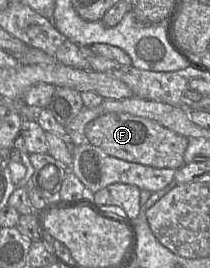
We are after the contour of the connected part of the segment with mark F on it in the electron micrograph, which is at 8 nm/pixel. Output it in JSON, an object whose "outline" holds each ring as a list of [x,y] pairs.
{"outline":[[[108,113],[97,117],[85,127],[88,142],[112,157],[154,168],[179,169],[184,163],[188,137],[180,135],[145,117],[129,113]]]}

